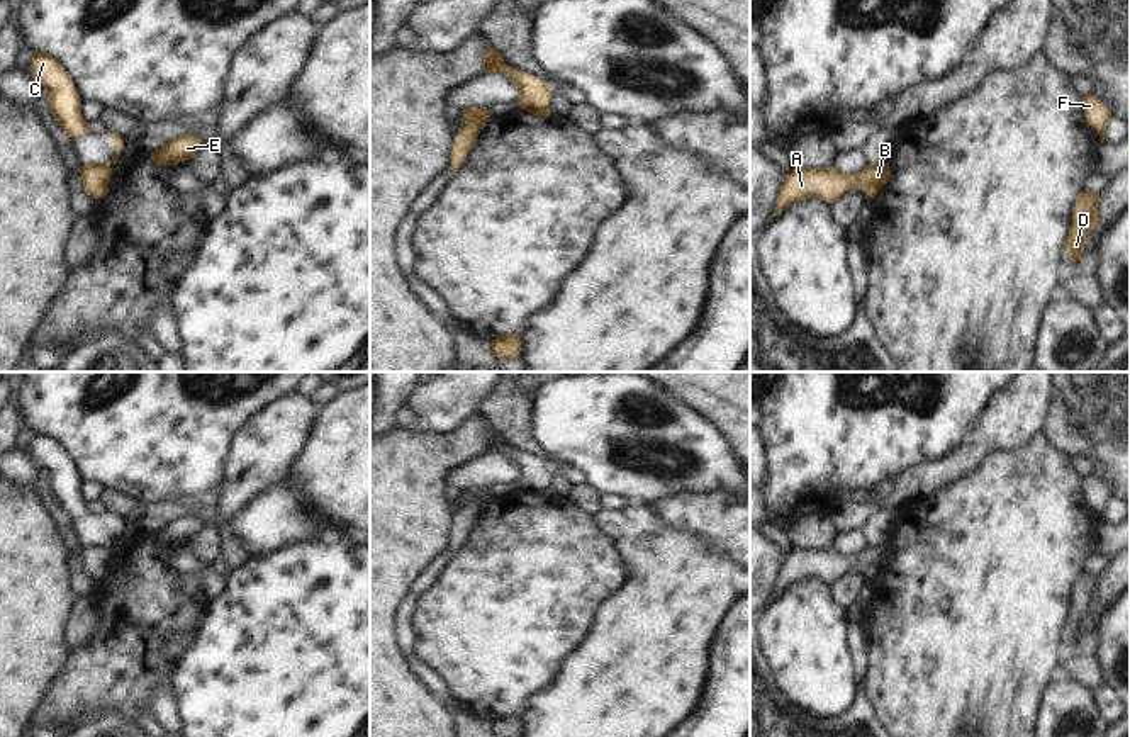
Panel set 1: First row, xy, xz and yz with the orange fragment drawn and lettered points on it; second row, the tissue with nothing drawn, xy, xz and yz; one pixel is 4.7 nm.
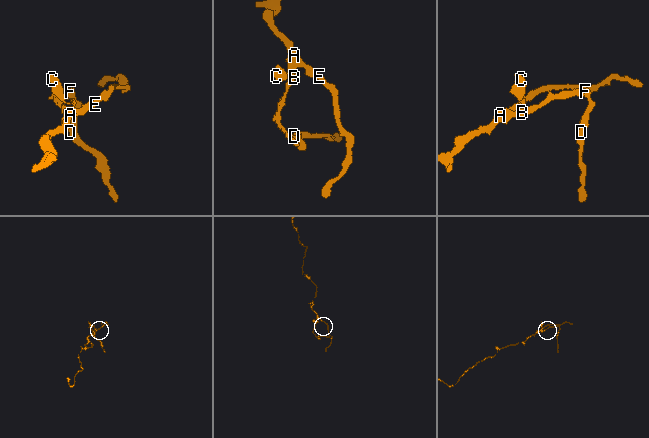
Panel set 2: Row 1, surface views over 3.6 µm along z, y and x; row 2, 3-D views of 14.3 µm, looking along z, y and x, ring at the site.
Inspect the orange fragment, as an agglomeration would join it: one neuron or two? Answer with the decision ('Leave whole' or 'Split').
Split.

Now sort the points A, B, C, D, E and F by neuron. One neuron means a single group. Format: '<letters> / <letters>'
A B D E F / C

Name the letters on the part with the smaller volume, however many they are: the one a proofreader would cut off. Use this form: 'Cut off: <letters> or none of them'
Cut off: C

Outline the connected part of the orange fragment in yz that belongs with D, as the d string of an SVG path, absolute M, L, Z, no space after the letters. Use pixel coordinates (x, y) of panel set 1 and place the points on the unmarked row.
M1082 571L1076 577L1072 588L1072 606L1069 616L1064 622L1064 632L1072 642L1082 642L1084 625L1094 606L1099 605L1098 588L1099 574Z

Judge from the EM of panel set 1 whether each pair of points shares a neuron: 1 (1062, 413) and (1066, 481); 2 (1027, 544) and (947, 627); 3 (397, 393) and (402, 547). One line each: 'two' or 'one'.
1: two
2: one
3: two

